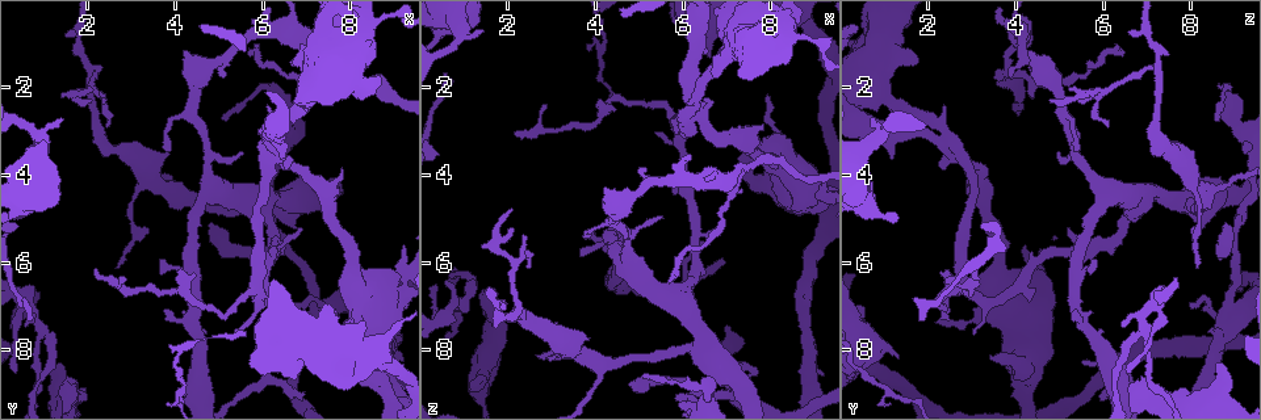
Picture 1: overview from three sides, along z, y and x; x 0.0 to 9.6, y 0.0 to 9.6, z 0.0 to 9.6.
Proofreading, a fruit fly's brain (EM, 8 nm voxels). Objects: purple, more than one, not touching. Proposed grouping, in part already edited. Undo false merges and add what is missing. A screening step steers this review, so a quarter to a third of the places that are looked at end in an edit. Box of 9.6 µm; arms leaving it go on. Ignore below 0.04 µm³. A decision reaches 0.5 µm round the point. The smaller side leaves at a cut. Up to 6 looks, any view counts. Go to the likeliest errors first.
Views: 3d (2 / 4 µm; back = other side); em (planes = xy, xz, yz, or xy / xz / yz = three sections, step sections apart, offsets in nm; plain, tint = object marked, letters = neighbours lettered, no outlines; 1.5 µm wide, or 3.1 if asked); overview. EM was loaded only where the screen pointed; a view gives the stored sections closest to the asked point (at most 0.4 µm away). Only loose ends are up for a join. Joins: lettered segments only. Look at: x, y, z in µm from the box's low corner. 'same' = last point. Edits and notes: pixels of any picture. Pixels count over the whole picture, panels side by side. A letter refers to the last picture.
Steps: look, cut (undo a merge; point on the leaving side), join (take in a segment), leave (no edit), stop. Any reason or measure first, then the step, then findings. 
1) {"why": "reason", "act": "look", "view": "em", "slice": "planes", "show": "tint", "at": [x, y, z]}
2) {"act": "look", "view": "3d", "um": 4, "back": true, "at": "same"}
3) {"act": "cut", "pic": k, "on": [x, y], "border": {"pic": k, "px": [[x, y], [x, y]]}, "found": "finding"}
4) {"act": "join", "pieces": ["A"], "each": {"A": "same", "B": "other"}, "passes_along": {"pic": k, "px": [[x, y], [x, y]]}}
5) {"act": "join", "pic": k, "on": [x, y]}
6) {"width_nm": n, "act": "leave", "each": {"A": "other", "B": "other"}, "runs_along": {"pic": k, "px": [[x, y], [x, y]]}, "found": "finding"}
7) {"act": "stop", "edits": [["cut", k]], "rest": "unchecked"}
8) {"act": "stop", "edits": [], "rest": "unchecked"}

{"act": "look", "view": "3d", "um": 4, "at": [1.10, 8.45, 8.70]}

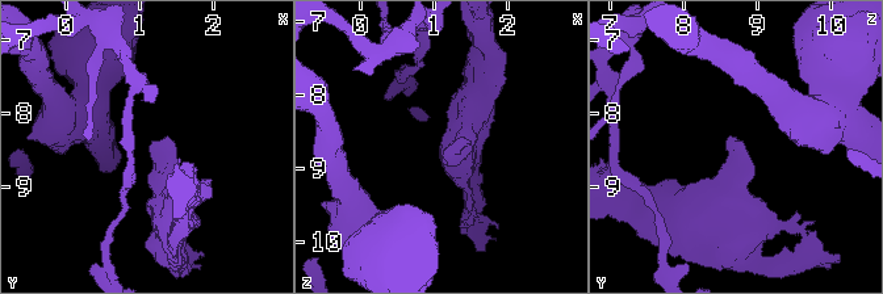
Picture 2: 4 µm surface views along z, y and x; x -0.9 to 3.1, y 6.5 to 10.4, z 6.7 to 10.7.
{"act": "look", "view": "em", "slice": "xy", "step": 8, "show": "letters", "at": [1.15, 8.45, 8.75]}

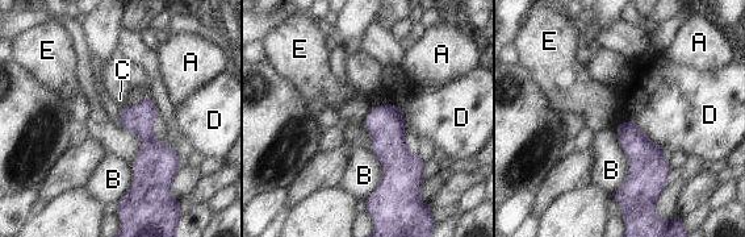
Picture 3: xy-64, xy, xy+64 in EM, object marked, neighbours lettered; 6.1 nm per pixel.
{"act": "look", "view": "em", "slice": "planes", "show": "letters", "at": "same"}

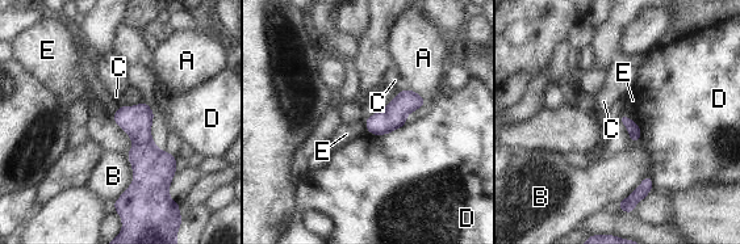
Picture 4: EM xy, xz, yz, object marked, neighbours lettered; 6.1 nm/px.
{"longest_contact_nm": ["B", 300], "act": "leave", "each": {"A": "other", "B": "other", "C": "other", "D": "other", "E": "other"}, "border": {"pic": 4, "px": [[622, 113], [634, 121]]}, "found": "no lettered segment goes on from it"}

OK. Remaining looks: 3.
{"why": "tapers out", "act": "look", "view": "3d", "um": 4, "at": [6.50, 8.20, 5.55]}

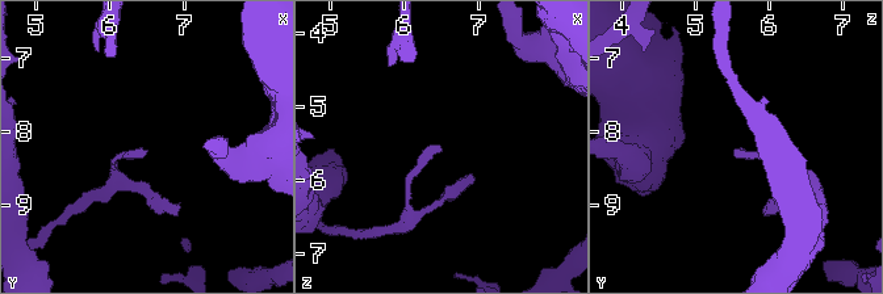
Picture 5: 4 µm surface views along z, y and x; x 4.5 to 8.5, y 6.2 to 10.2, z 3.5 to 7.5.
{"why": "now the EM", "act": "look", "view": "em", "slice": "planes", "show": "letters", "at": [6.50, 8.25, 5.60]}

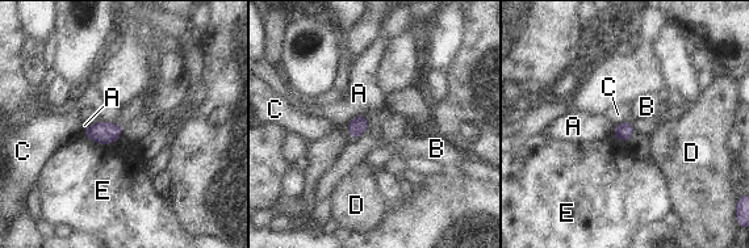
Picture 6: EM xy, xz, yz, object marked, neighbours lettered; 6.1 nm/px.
{"width_nm": 110, "longest_contact_nm": ["E", 220], "act": "leave", "each": {"A": "other", "B": "other", "C": "other", "D": "other", "E": "other"}, "found": "none of them fits"}

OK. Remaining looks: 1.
{"act": "stop", "edits": [], "rest": "unchecked"}

